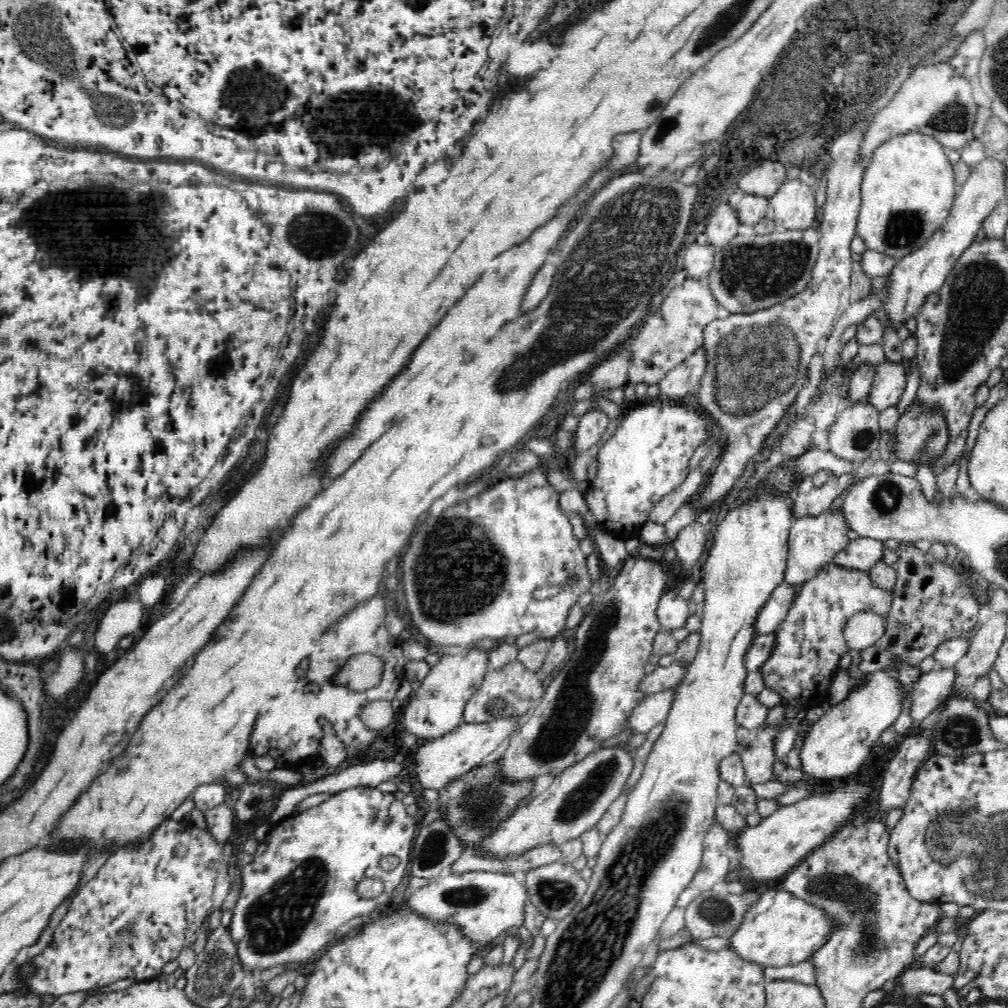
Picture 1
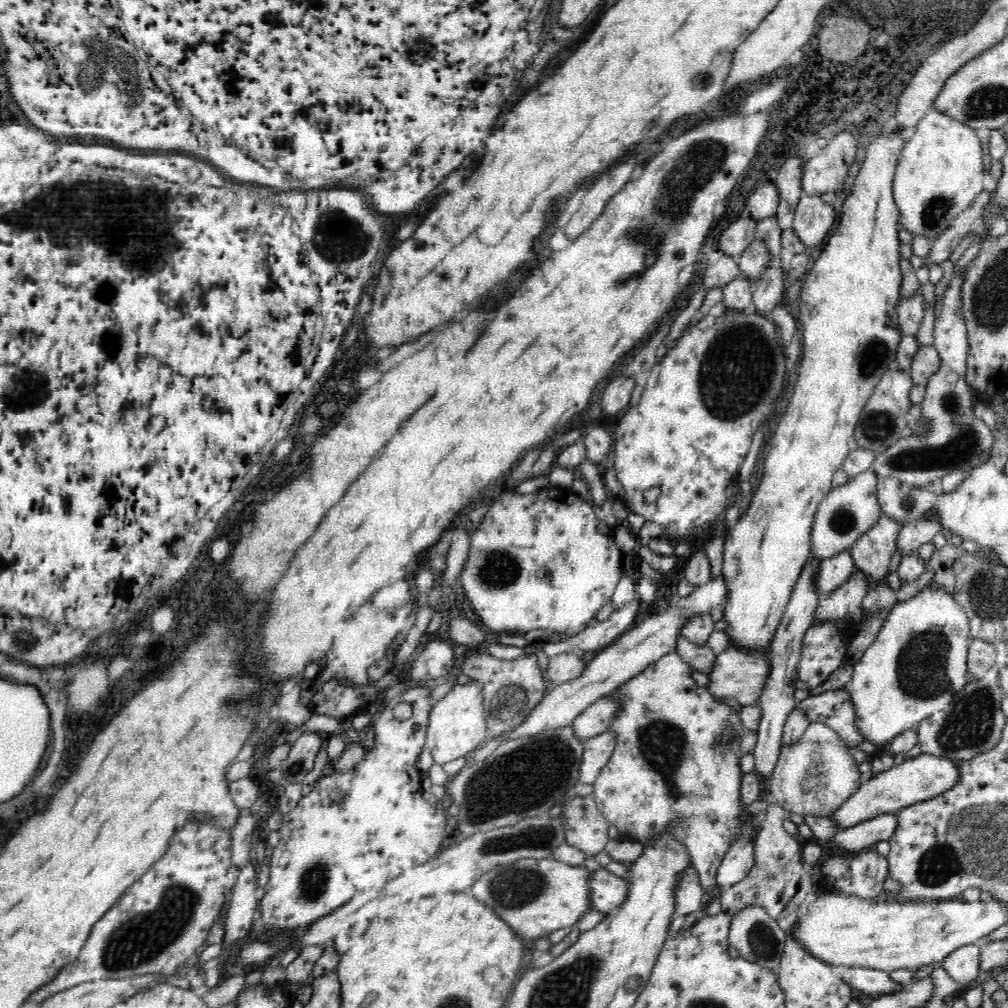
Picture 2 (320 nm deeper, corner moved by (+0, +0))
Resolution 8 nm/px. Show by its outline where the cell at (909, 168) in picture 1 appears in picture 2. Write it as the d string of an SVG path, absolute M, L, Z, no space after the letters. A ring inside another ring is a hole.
M930 108L917 123L911 137L909 137L900 150L900 158L896 162L895 174L892 176L892 198L896 201L896 209L900 213L897 224L902 224L916 237L918 235L936 238L944 230L951 226L952 220L966 210L974 199L982 192L984 184L984 162L982 161L984 150L982 141L976 133L976 129L940 113L938 109Z

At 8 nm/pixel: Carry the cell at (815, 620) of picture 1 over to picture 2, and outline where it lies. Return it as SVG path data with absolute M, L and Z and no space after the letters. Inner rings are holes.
M880 516L878 522L850 548L854 570L868 581L868 591L886 578L901 529L900 521Z

